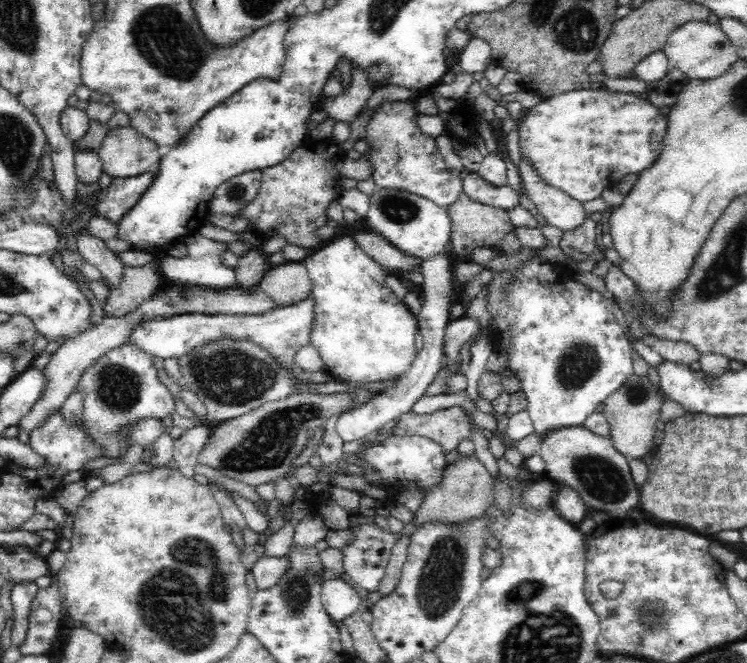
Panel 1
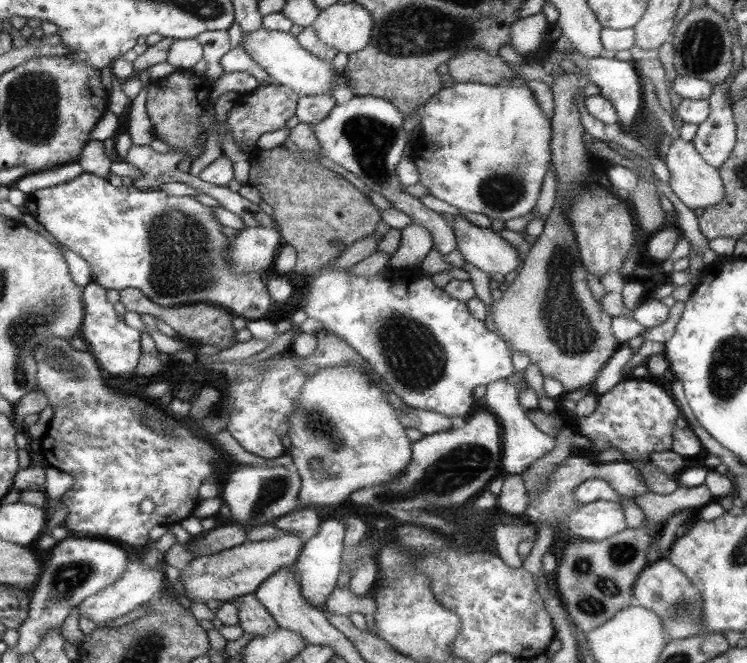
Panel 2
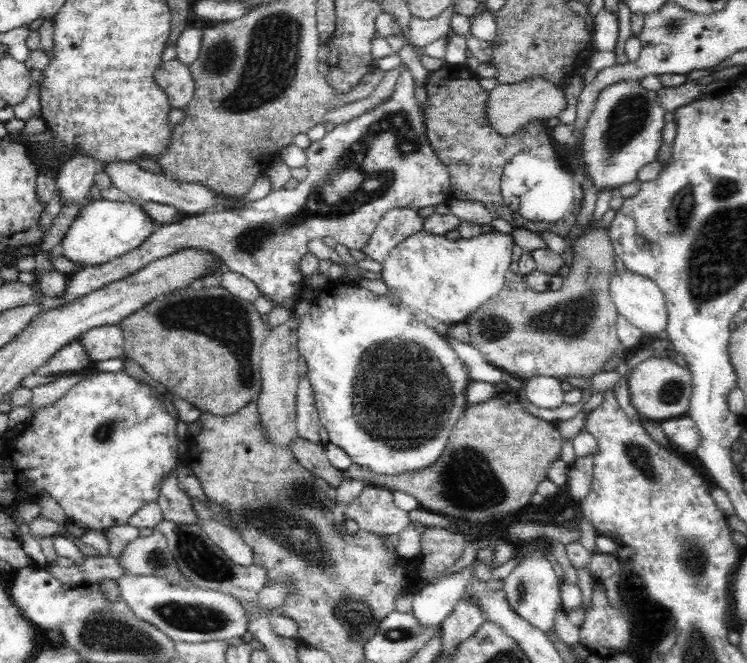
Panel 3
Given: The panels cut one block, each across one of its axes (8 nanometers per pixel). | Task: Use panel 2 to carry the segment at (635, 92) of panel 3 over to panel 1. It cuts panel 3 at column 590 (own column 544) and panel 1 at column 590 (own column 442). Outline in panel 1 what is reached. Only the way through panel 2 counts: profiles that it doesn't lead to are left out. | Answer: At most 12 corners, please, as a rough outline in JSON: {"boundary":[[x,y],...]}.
{"boundary":[[601,85],[516,120],[521,160],[578,202],[652,165],[667,115]]}

